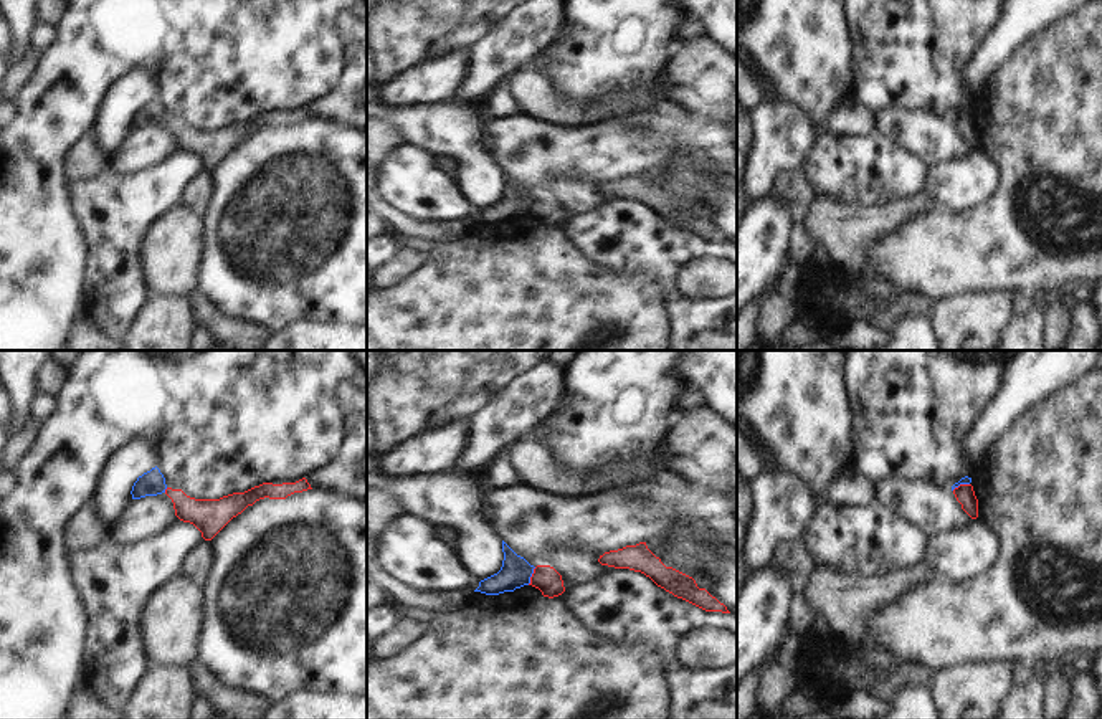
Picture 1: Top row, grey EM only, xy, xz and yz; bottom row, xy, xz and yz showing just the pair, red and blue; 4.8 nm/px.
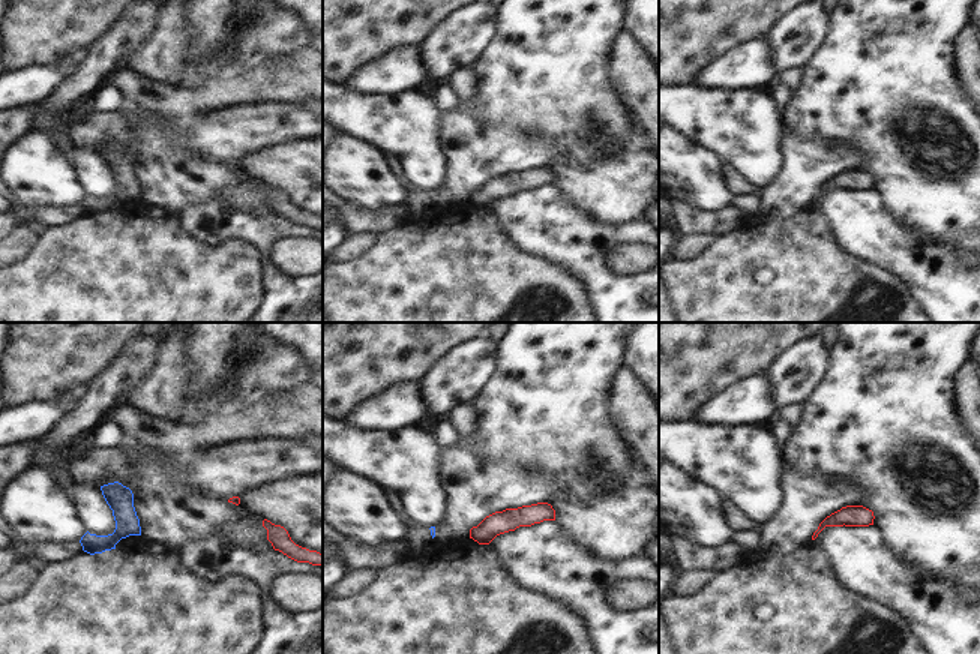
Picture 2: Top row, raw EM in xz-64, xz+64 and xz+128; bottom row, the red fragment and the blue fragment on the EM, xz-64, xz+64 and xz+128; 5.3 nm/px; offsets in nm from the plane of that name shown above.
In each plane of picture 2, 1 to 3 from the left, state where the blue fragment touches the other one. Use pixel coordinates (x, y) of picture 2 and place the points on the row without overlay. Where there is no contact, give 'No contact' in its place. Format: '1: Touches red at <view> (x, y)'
1: No contact
2: No contact
3: No contact

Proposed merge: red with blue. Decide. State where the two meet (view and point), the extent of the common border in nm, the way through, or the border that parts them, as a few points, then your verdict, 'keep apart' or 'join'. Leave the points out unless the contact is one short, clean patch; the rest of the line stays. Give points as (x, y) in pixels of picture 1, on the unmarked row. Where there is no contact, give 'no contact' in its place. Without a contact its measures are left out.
meets red in xz at (532, 205); contact 100 nm long; border along xz (536, 197), (527, 214); keep apart

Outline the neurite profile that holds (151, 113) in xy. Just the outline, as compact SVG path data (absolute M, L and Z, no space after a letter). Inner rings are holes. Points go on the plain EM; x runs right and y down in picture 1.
M155 96L137 107L137 111L132 116L131 124L132 124L132 129L140 129L145 126L162 124L165 122L165 119L167 119L165 107L160 102L160 99Z

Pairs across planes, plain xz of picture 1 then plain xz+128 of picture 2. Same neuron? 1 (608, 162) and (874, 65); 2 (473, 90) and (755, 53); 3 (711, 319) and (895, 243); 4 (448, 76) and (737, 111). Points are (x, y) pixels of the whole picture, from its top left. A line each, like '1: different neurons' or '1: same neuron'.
1: different neurons
2: different neurons
3: same neuron
4: different neurons

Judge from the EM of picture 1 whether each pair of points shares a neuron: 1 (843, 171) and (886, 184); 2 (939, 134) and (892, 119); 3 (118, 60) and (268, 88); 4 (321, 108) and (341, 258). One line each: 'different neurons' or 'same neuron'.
1: same neuron
2: same neuron
3: same neuron
4: different neurons

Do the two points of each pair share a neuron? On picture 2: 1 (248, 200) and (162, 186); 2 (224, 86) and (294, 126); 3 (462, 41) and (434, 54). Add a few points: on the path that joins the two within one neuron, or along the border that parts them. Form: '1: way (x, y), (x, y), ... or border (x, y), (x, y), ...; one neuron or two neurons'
1: way (227, 186), (183, 186); one neuron
2: border (290, 104), (242, 102), (222, 110); two neurons
3: way (455, 42), (441, 54); one neuron

